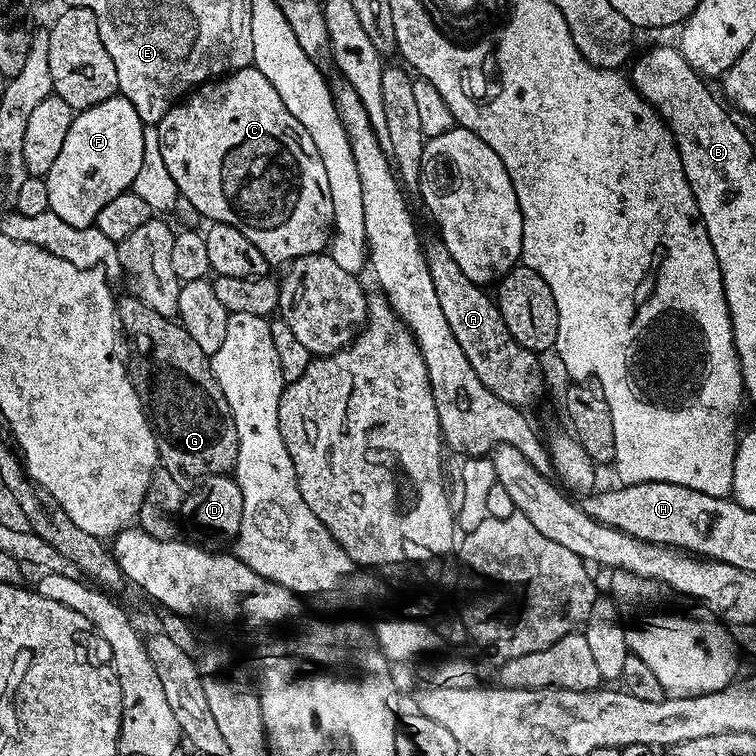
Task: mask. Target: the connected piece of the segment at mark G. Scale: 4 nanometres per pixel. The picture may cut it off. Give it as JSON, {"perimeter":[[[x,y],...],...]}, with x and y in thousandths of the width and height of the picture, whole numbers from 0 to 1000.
{"perimeter":[[[173,389],[160,390],[153,399],[153,414],[159,422],[163,443],[175,448],[175,471],[172,466],[172,496],[180,512],[183,526],[190,534],[202,567],[206,573],[206,594],[212,598],[210,612],[216,623],[235,638],[245,648],[253,647],[257,638],[274,635],[278,630],[295,630],[306,626],[315,611],[315,569],[310,563],[310,548],[304,532],[294,521],[294,511],[280,493],[280,479],[276,471],[262,459],[262,452],[251,447],[243,430],[229,419],[208,415],[198,410]]]}

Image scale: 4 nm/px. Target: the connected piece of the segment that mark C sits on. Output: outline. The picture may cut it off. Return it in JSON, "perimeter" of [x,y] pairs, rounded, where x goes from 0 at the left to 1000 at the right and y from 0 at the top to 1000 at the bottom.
{"perimeter":[[[337,87],[255,115],[247,127],[222,144],[205,168],[214,214],[220,214],[220,225],[225,225],[233,250],[275,294],[303,296],[320,304],[361,351],[376,352],[435,327],[442,267],[437,262],[437,235],[431,235],[426,204],[421,204],[415,183],[405,177],[405,167],[378,146],[378,135],[373,135],[368,119],[357,114],[357,103]]]}

